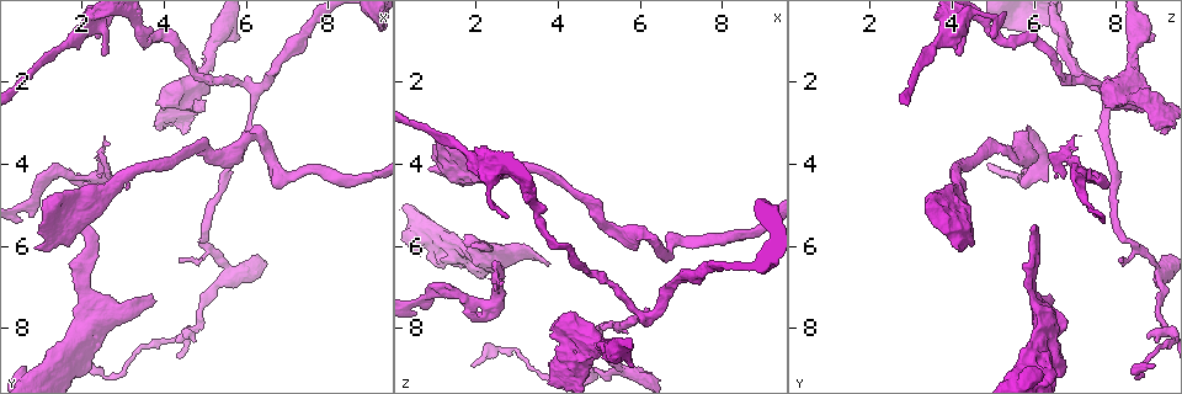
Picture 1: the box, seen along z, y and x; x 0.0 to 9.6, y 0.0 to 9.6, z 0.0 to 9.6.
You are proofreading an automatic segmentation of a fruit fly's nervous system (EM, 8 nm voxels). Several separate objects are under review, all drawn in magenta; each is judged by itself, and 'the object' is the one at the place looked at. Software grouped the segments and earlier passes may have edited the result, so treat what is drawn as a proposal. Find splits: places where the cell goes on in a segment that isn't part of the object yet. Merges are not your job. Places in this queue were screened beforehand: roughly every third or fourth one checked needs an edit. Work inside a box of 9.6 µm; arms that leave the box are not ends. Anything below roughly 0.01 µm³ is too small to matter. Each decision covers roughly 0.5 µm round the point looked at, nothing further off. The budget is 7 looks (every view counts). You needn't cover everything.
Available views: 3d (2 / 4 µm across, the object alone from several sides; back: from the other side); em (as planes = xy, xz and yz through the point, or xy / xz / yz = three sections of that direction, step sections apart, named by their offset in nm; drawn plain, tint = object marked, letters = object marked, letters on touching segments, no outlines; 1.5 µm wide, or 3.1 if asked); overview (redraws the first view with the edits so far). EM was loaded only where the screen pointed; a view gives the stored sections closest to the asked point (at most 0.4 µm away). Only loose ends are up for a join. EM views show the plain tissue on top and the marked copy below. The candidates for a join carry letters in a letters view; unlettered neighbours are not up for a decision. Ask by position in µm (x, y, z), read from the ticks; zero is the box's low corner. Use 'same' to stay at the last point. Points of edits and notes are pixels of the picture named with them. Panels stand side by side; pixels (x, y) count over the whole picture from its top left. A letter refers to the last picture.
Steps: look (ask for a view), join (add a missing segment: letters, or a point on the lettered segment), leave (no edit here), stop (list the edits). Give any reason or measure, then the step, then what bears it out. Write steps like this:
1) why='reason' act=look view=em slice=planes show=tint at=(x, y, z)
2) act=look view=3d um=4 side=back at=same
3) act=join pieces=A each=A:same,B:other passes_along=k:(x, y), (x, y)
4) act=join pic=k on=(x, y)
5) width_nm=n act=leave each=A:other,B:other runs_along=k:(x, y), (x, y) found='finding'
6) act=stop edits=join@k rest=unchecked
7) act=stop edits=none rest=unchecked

why='branch stops here' act=look view=3d um=2 at=(4.55, 8.25, 8.80)

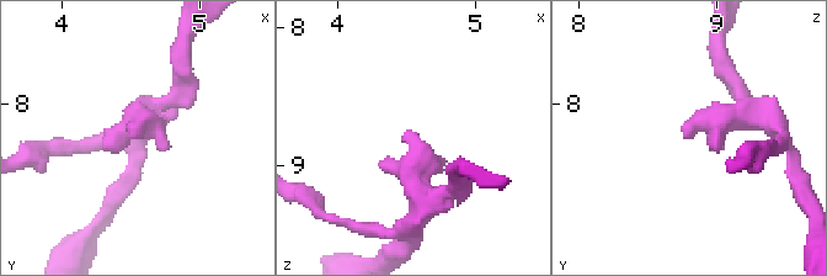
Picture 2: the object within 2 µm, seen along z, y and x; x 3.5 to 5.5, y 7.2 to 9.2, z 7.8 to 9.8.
why='now the EM' act=look view=em slice=xz step=4 show=letters at=(4.48, 8.22, 8.76)

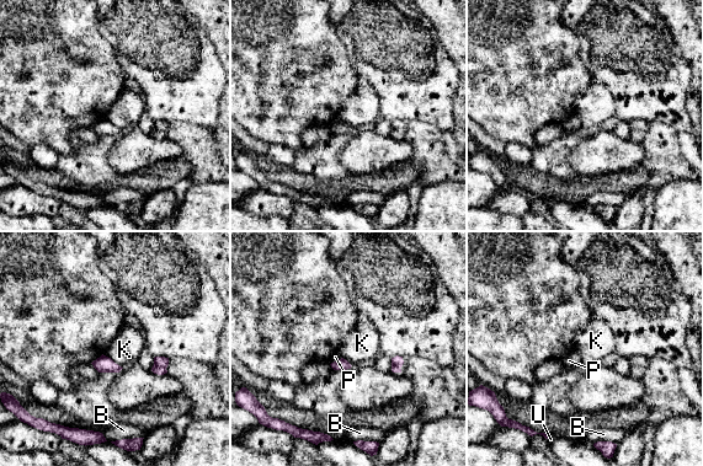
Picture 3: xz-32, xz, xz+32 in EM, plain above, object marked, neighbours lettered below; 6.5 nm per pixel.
act=look view=em slice=planes show=letters at=same

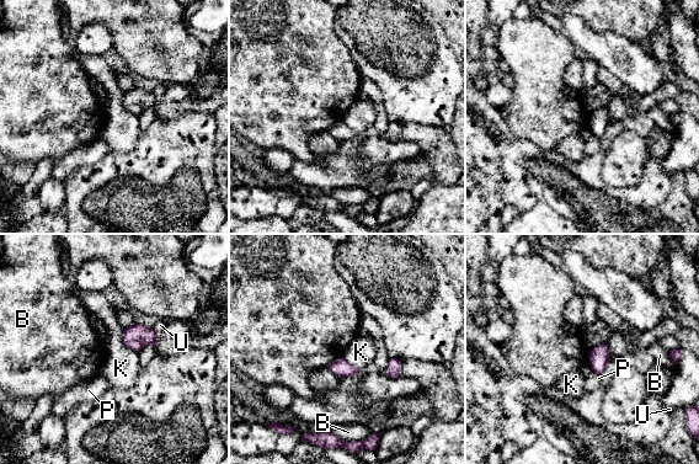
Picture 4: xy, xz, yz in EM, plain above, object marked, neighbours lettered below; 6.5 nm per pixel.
act=leave each=B:other,K:other,P:other,U:other found='no lettered segment goes on from it'

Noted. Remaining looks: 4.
why='an open end' act=look view=em slice=planes show=letters at=(3.75, 7.40, 6.40)

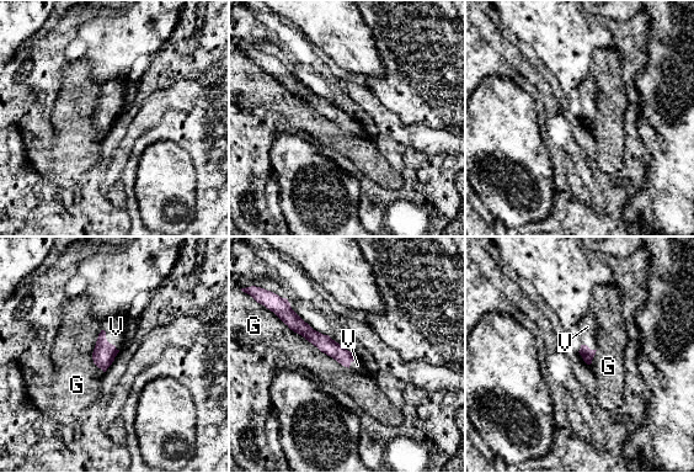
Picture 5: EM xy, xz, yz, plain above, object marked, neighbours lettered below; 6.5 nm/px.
longest_contact=G:600nm act=join pic=5 on=(116, 327) each=G:other,V:same passes_along=5:(103, 354), (107, 341), (116, 327) found='it goes on there'

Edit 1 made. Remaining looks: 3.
why='an open end' act=look view=em slice=yz step=8 show=tint at=(1.85, 4.35, 7.75)

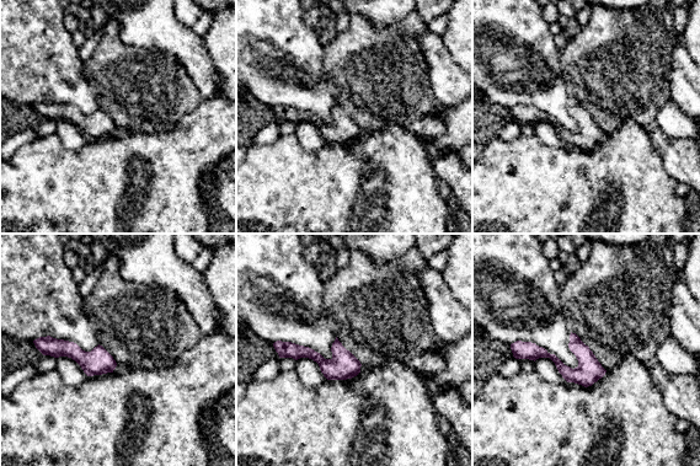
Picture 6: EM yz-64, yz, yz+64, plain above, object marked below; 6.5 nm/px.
why='another direction' act=look view=em slice=xz step=8 show=letters at=same

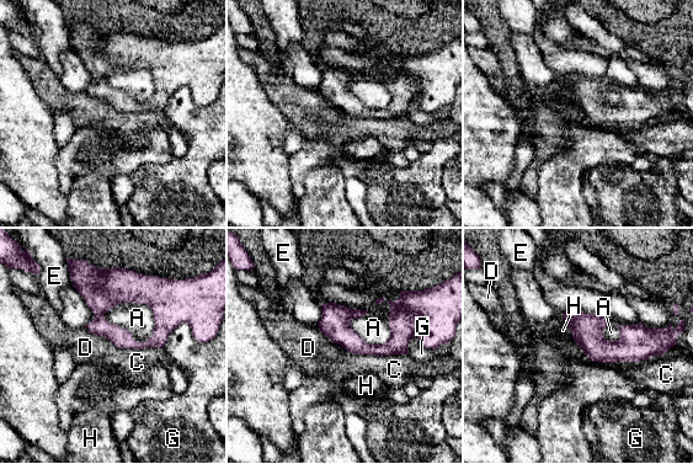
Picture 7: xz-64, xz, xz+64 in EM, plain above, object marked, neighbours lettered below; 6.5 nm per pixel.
act=leave each=A:other,C:other,D:other,E:other,G:other,H:other runs_along=7:(76, 280), (142, 291), (176, 323) found='none of them fits'

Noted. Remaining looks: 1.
act=stop edits=join@5 rest=unchecked

